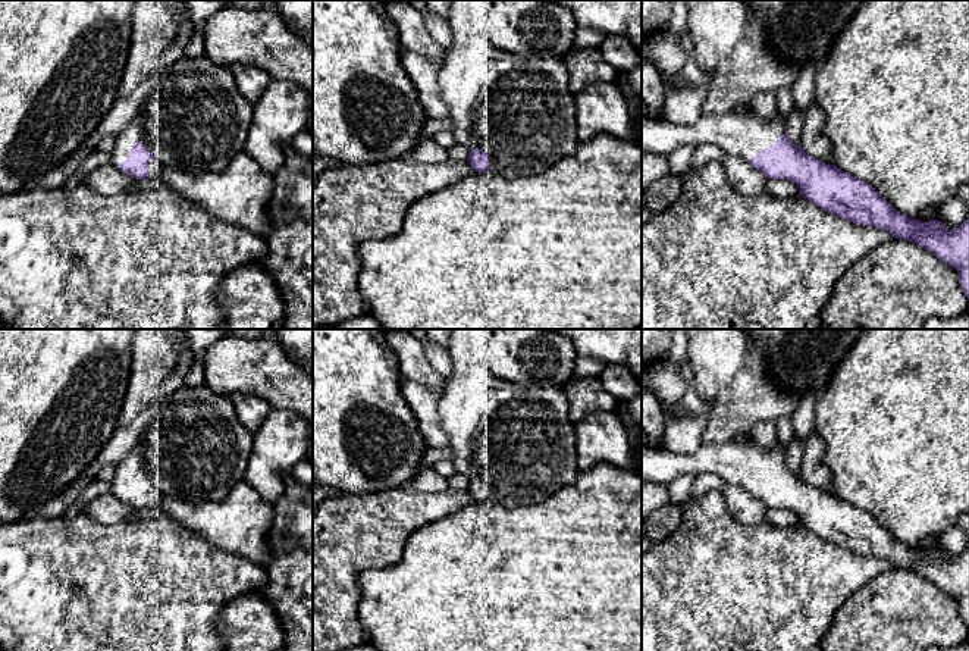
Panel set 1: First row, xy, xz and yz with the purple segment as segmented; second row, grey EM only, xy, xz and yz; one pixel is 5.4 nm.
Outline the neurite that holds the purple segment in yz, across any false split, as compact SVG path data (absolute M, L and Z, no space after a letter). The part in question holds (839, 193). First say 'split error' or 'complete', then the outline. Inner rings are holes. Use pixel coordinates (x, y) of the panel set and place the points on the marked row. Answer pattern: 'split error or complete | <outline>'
split error | M749 106L744 115L730 110L724 115L700 116L693 125L674 125L665 118L642 119L642 153L672 154L678 147L715 144L727 156L747 160L768 179L787 179L797 185L799 195L815 203L822 210L847 219L856 225L869 225L890 232L897 240L915 242L957 270L962 291L969 300L969 217L954 229L946 229L940 220L922 222L897 212L872 185L843 172L834 165L809 156L800 143L793 144L785 131L785 122L775 113L768 122L762 121Z

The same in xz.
split error | M451 0L448 16L454 47L446 50L438 73L440 96L449 109L457 144L468 150L467 162L474 172L504 178L524 178L551 169L556 162L576 153L580 143L574 94L568 88L568 69L564 59L524 57L498 48L487 34L487 13L492 0Z

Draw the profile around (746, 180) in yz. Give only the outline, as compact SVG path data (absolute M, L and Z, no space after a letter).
M724 156L719 160L730 185L743 195L758 195L766 190L769 179L747 160L737 156Z

